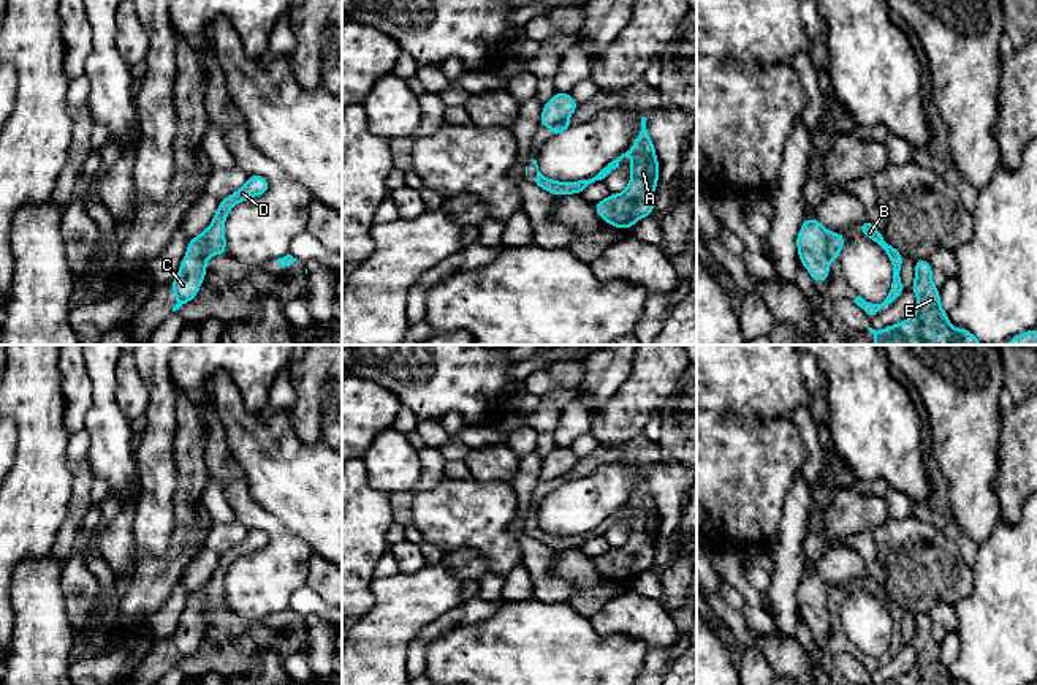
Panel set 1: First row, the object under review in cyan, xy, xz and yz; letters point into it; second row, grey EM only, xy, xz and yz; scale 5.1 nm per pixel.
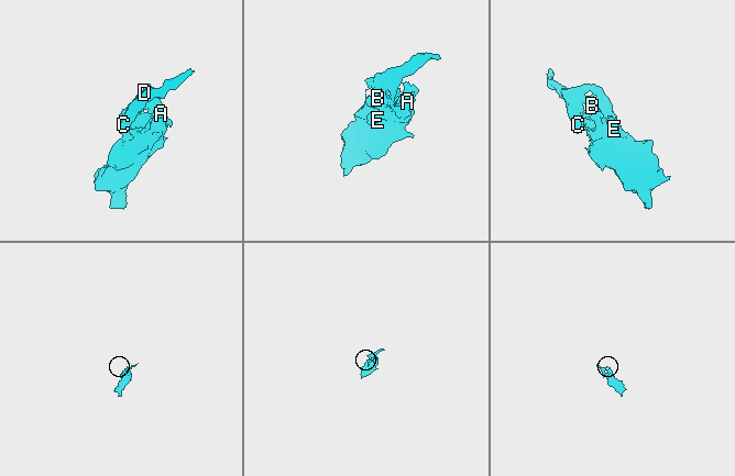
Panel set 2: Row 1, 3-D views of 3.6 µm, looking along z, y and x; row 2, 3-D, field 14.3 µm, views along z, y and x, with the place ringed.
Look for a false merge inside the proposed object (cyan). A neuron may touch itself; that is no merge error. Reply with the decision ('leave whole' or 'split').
split

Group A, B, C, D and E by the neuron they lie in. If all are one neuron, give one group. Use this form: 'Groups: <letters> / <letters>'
Groups: A B D E / C

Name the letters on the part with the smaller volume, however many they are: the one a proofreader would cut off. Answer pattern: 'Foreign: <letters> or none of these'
Foreign: C

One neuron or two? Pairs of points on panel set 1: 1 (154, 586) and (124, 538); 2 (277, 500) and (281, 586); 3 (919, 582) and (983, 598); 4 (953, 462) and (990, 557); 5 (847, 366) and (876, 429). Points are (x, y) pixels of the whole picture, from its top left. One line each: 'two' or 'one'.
1: two
2: two
3: two
4: two
5: one

